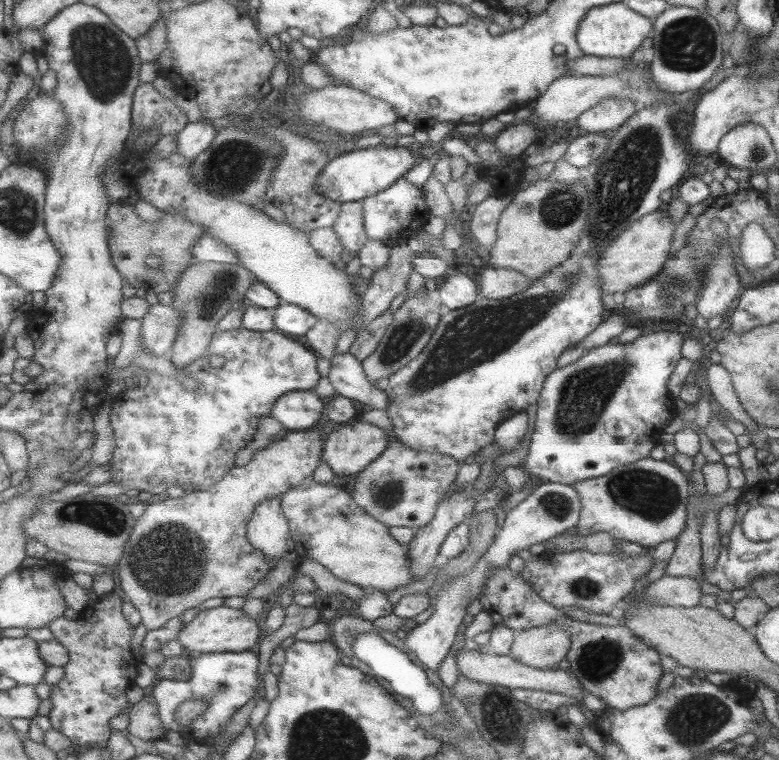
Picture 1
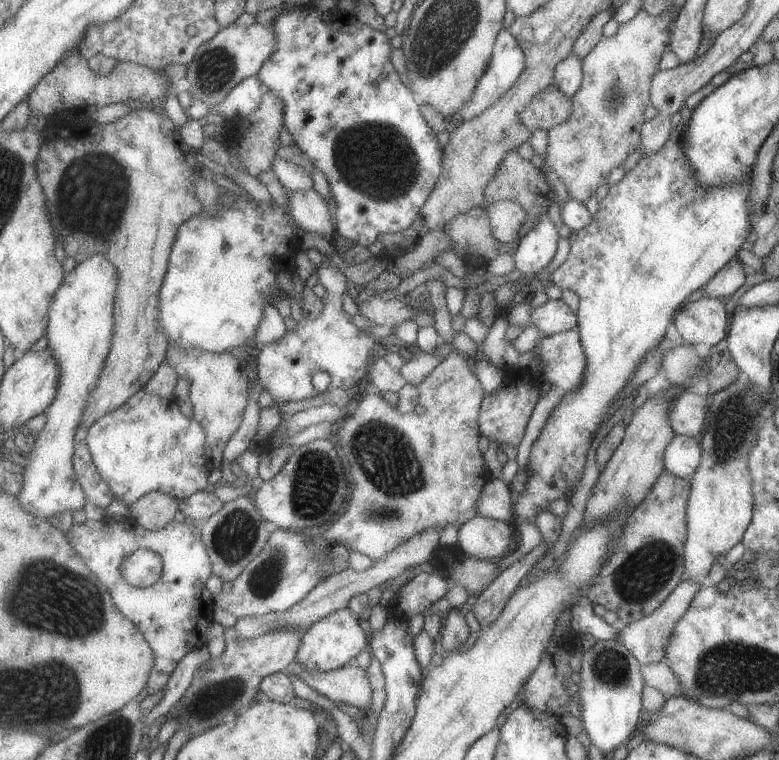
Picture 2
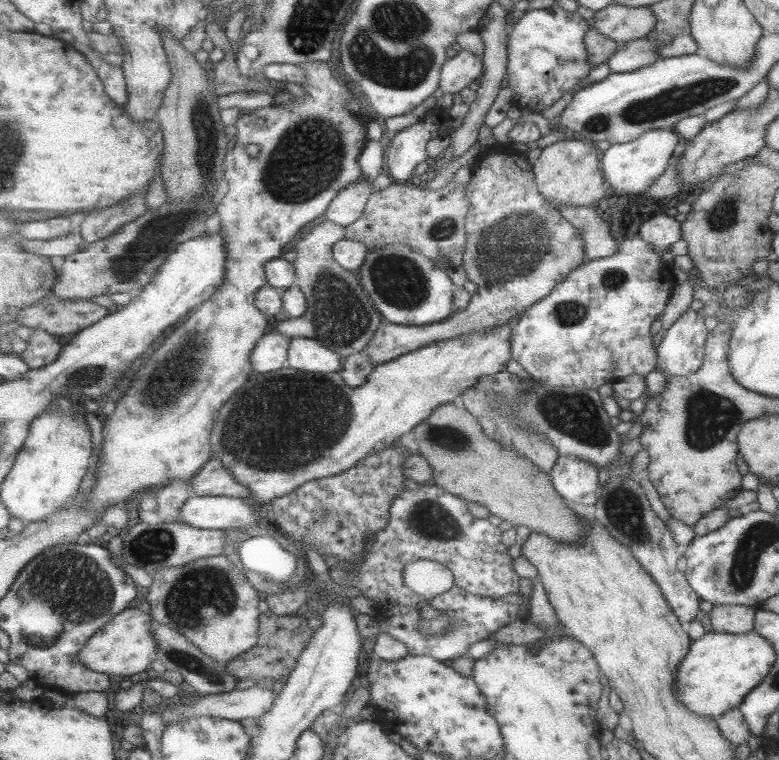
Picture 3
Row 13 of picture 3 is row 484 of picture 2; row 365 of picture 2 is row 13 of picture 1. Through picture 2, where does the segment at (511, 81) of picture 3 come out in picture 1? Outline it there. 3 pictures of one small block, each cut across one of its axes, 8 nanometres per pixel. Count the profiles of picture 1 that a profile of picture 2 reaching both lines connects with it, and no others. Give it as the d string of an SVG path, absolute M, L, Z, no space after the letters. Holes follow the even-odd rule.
M622 1L591 7L578 32L578 44L583 55L599 58L630 58L652 29L652 22L641 16Z

